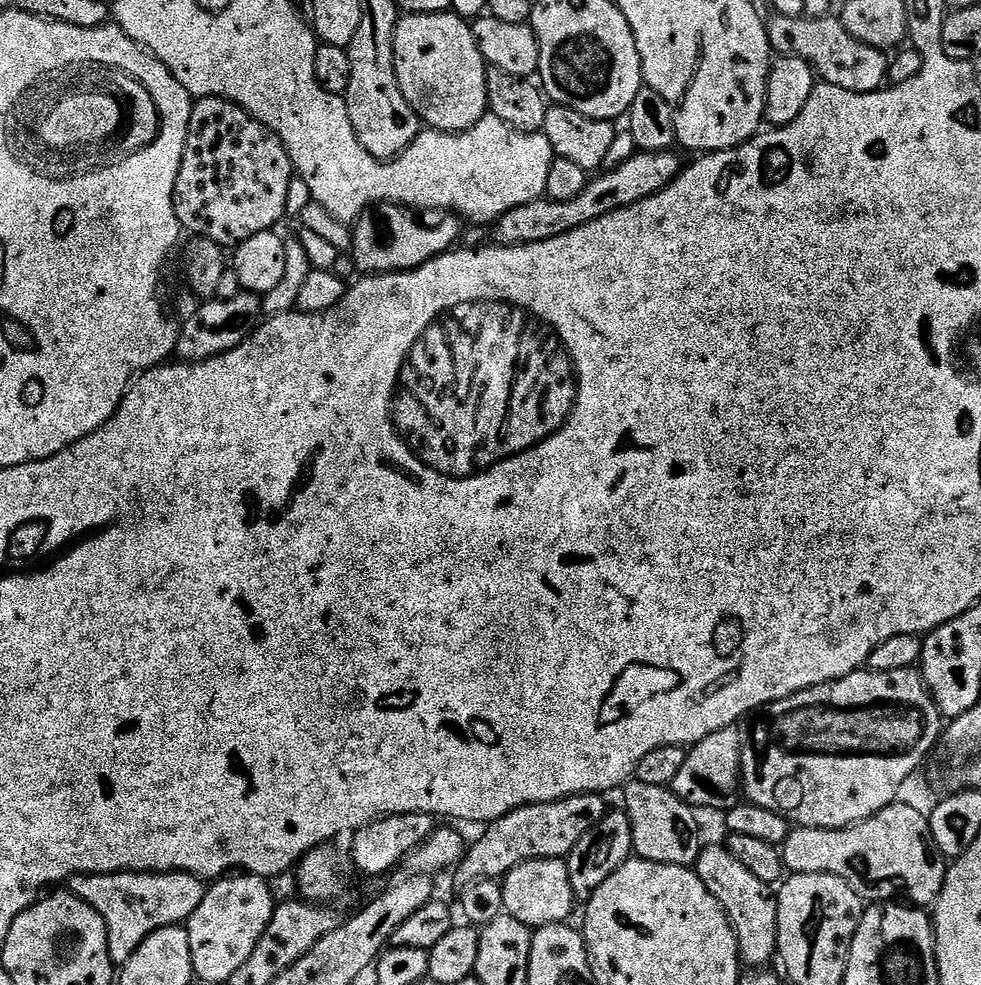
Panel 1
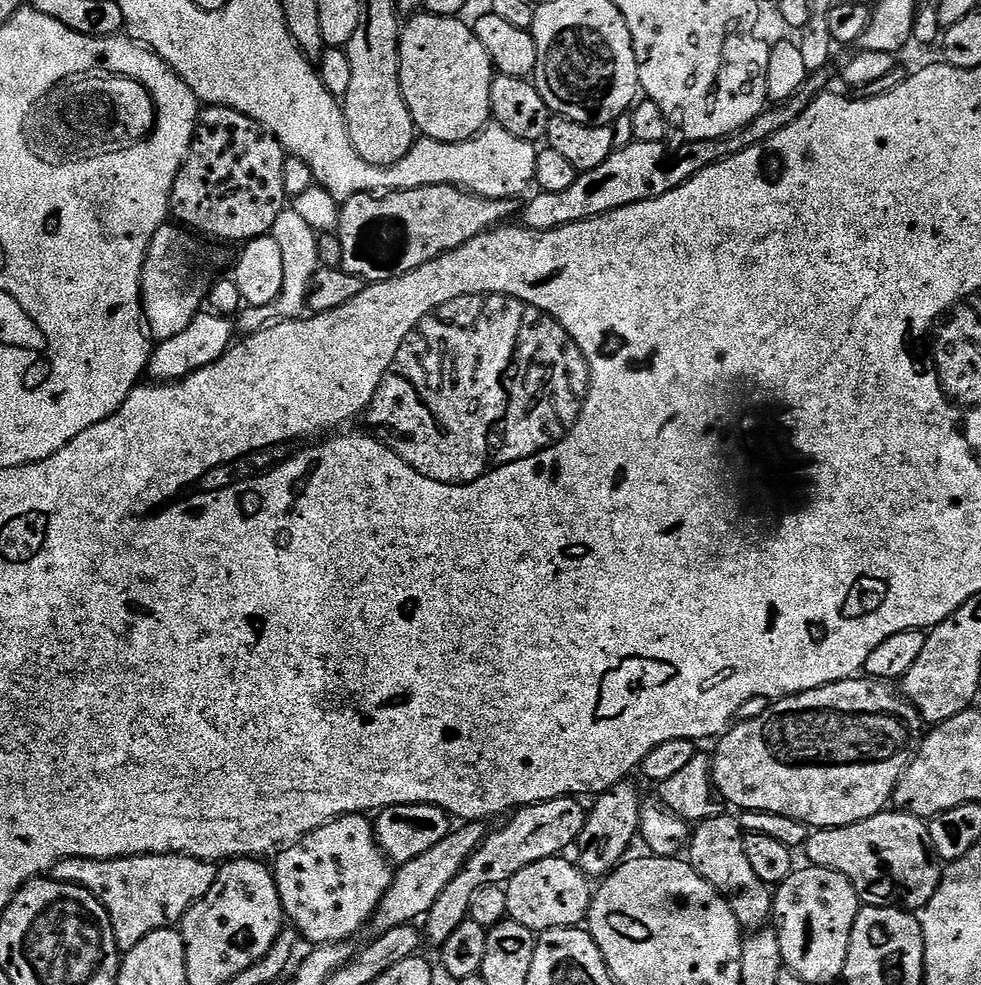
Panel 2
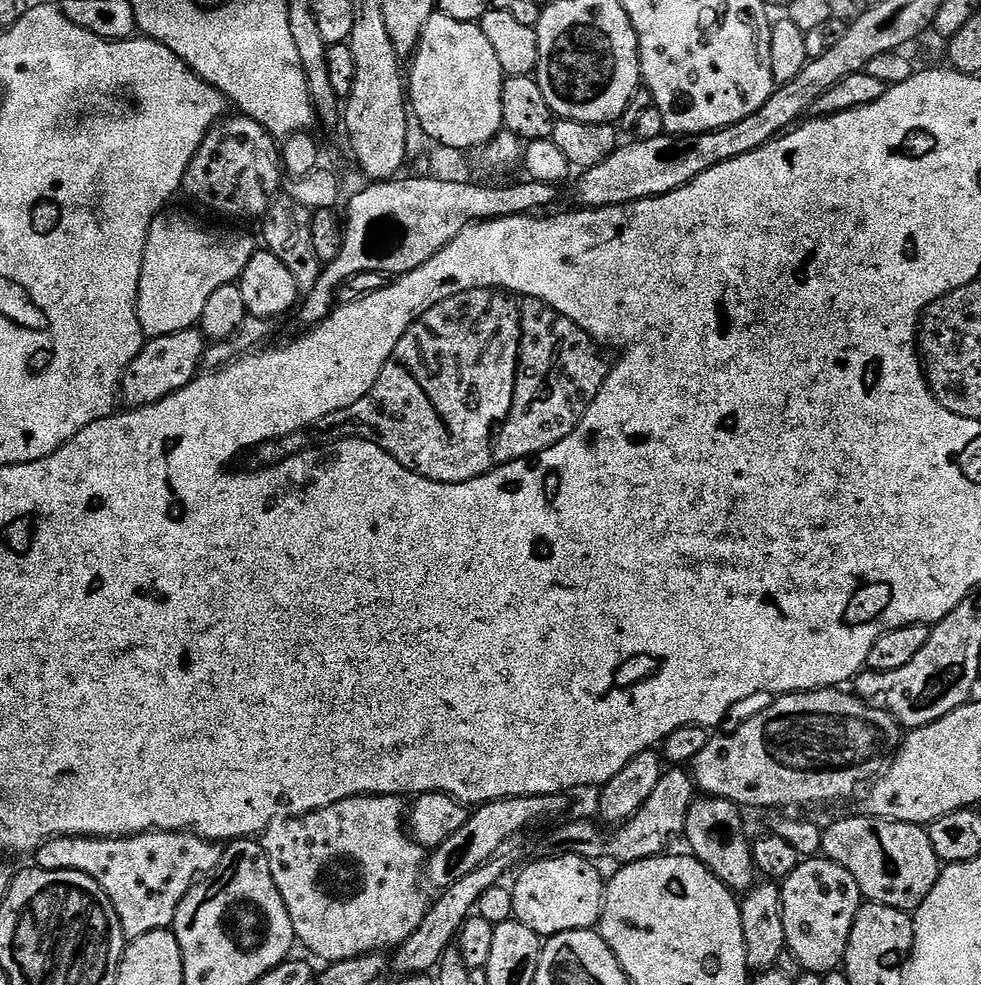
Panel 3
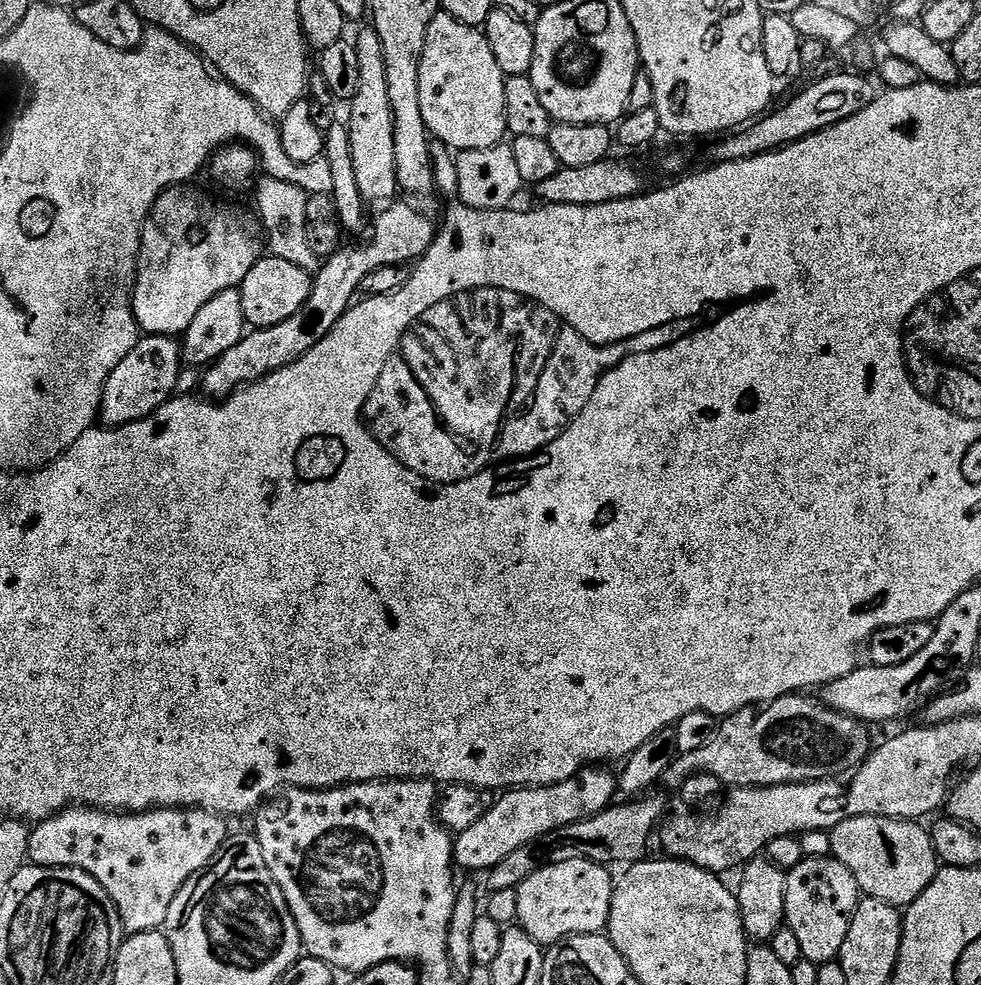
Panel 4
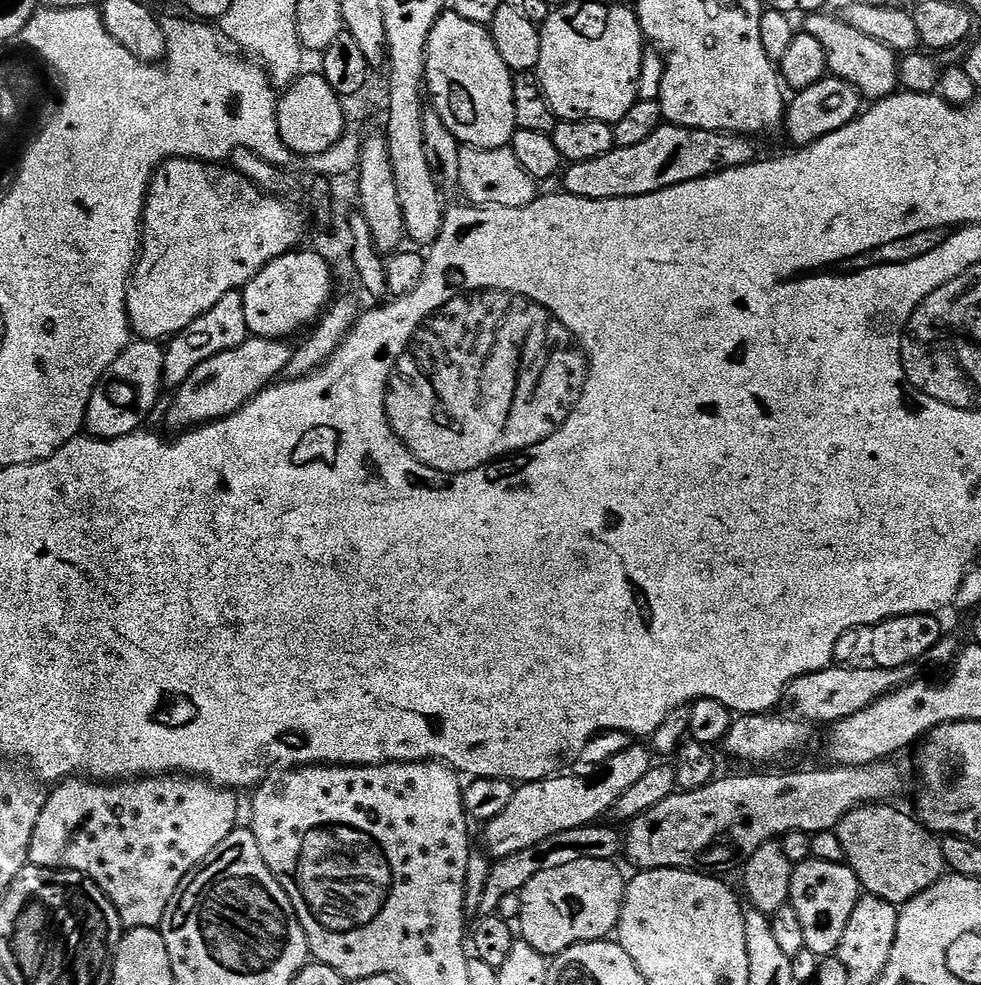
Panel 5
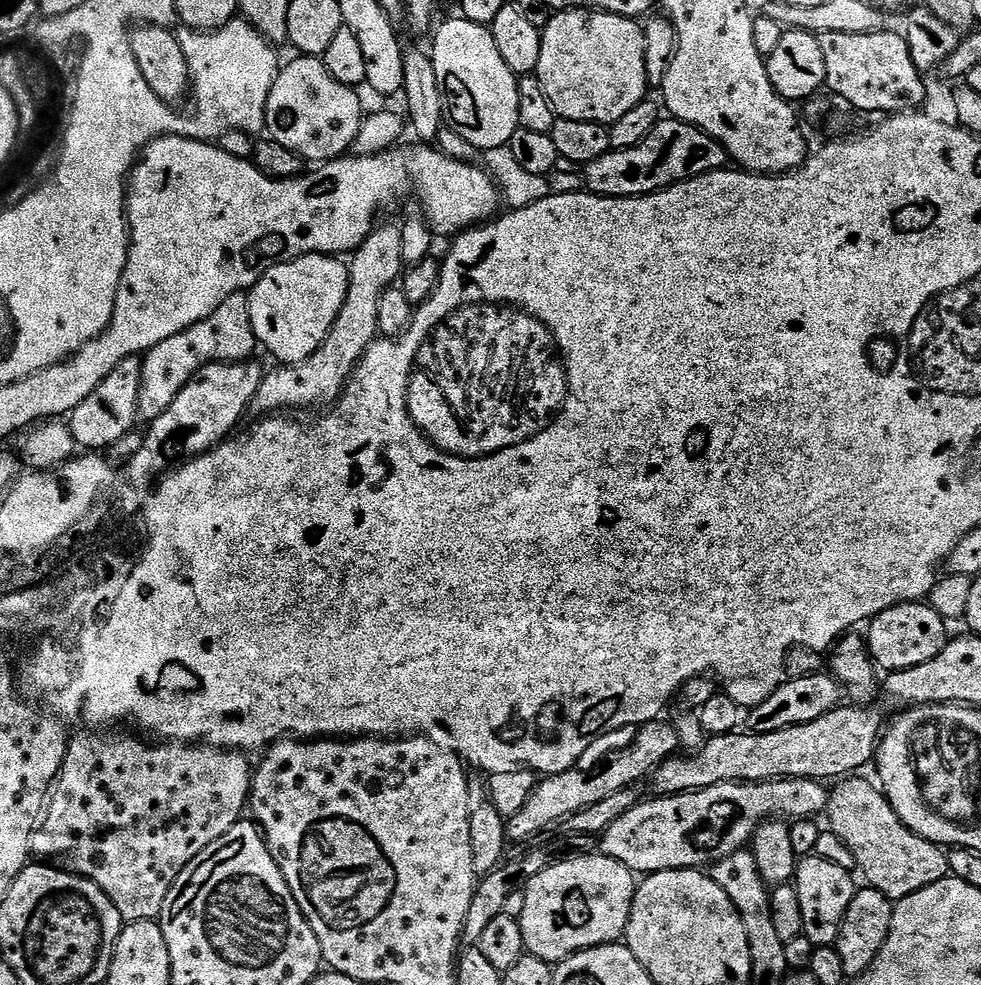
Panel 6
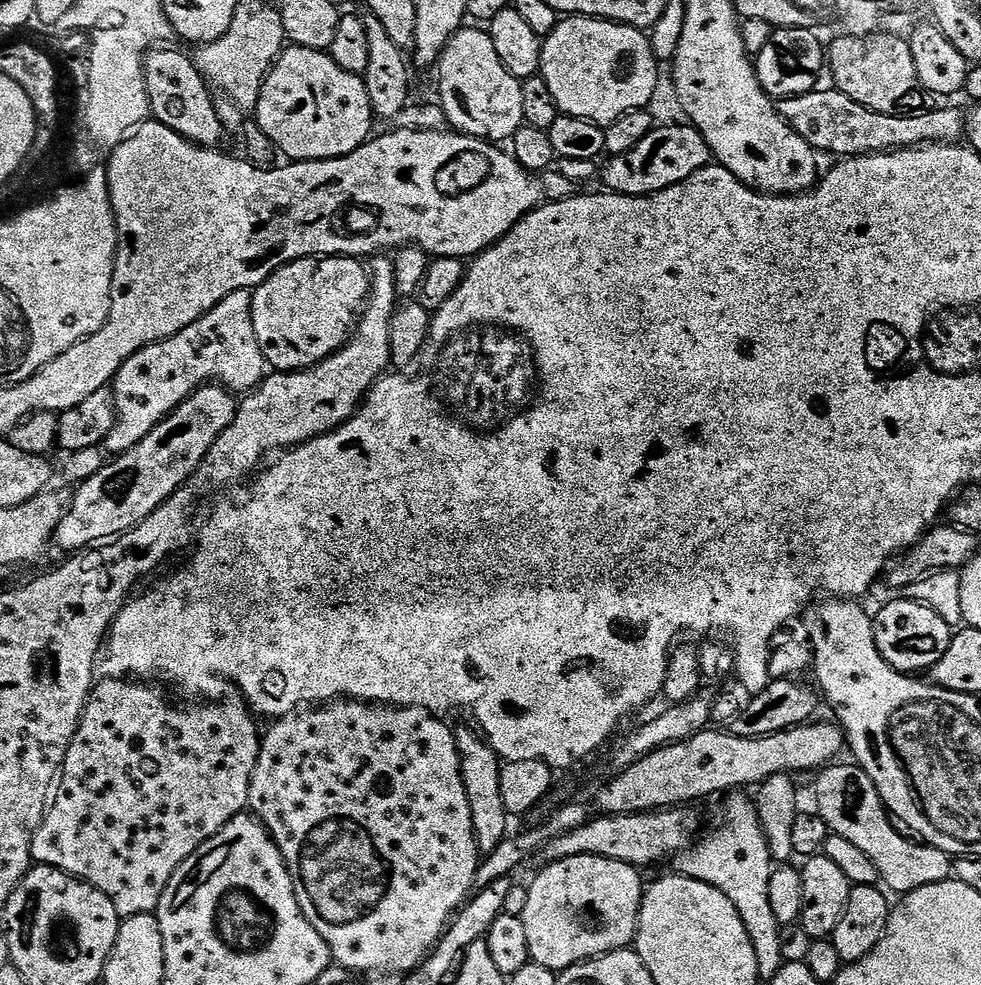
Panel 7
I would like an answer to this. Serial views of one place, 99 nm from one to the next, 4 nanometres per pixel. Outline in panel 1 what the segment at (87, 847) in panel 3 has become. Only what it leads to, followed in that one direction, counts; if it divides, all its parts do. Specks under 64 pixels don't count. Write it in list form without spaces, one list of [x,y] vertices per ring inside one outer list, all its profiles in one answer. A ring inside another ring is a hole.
[[[103,872],[82,874],[67,881],[67,891],[82,898],[106,922],[108,945],[113,965],[122,966],[160,928],[174,928],[183,925],[198,906],[206,884],[201,877],[188,872]]]

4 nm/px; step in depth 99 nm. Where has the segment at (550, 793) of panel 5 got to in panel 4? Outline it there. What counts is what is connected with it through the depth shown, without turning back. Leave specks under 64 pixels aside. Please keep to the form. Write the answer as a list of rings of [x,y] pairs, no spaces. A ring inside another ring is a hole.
[[[588,766],[583,772],[571,776],[566,782],[514,788],[503,793],[466,830],[455,837],[452,858],[457,869],[465,868],[468,872],[487,873],[502,858],[514,854],[514,850],[528,847],[530,842],[558,830],[562,826],[570,826],[574,822],[590,820],[599,812],[612,807],[618,795],[618,776],[608,766]]]

